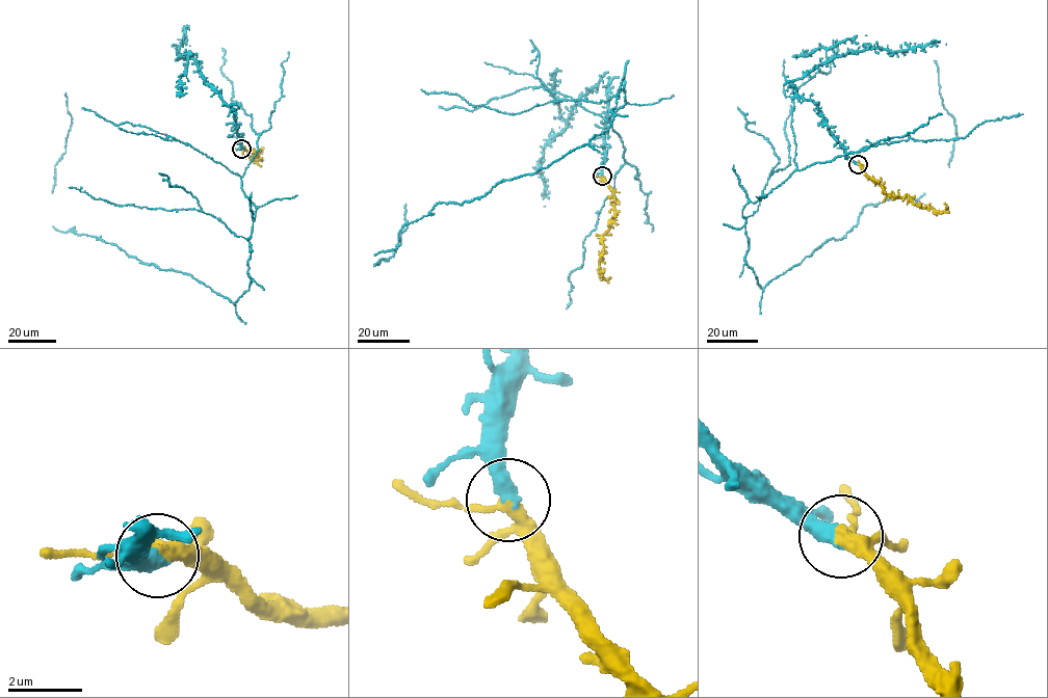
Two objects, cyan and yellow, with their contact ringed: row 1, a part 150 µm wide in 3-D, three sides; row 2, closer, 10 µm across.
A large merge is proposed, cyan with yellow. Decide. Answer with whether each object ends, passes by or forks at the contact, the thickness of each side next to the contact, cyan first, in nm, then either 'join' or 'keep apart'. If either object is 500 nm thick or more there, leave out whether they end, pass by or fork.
cyan ends | yellow forks | 440/280 nm | join

